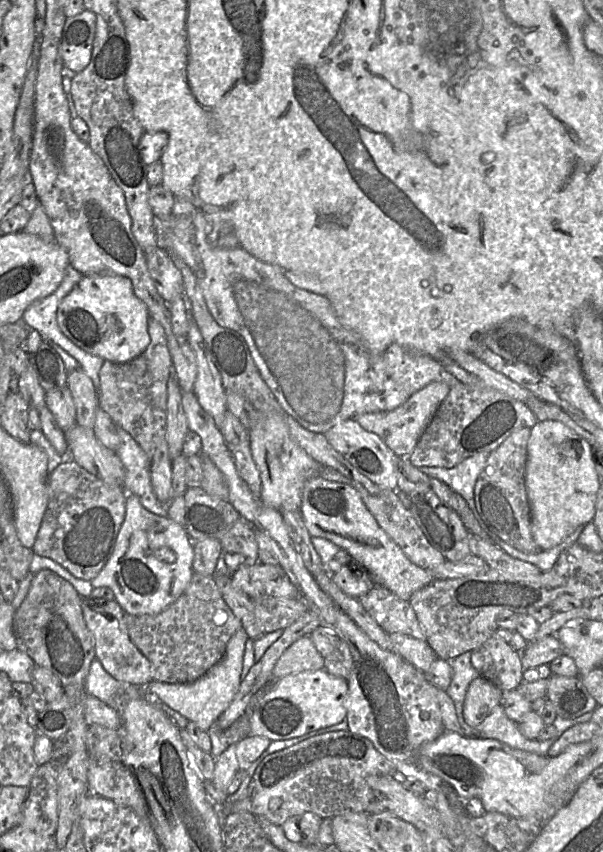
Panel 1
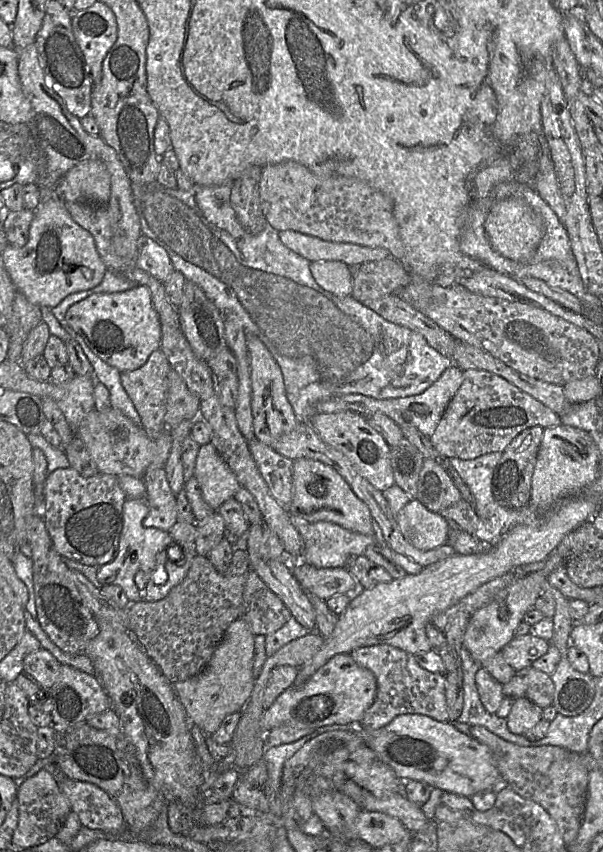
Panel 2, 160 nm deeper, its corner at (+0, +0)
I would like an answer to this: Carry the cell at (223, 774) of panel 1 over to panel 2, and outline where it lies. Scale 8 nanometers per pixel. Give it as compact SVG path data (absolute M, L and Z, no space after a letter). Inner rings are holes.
M349 653L337 654L302 686L286 689L265 711L261 719L264 733L279 726L317 729L332 724L360 722L377 694L377 680L372 671L358 665Z

